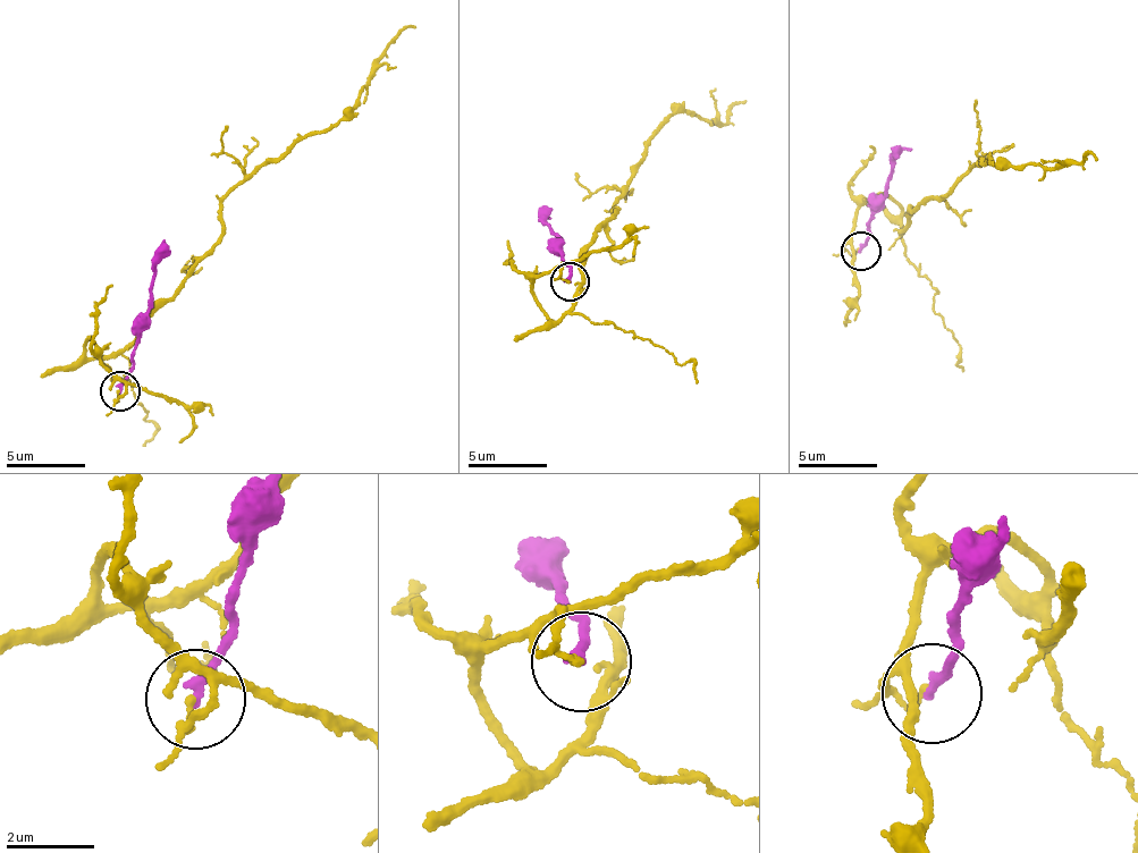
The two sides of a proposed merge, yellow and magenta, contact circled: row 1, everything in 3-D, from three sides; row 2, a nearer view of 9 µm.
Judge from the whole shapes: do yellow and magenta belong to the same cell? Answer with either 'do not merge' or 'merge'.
do not merge

